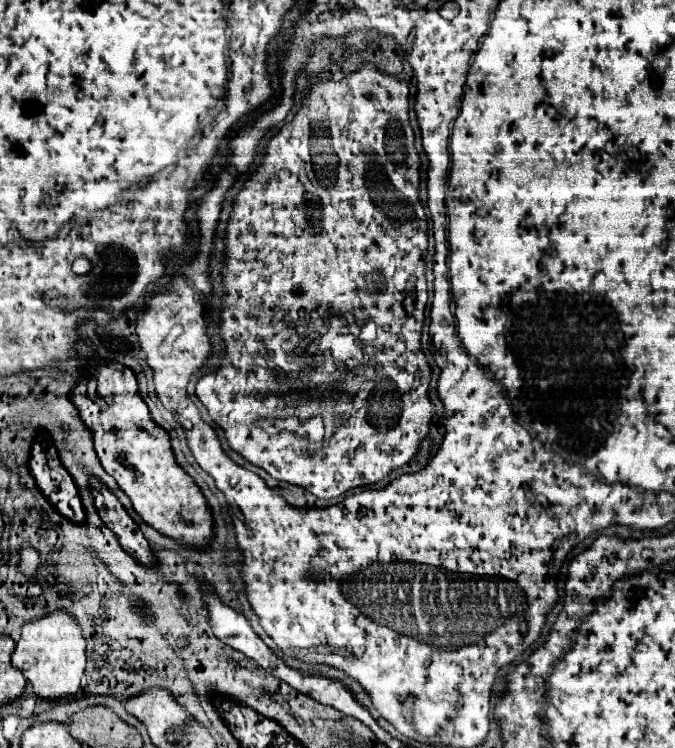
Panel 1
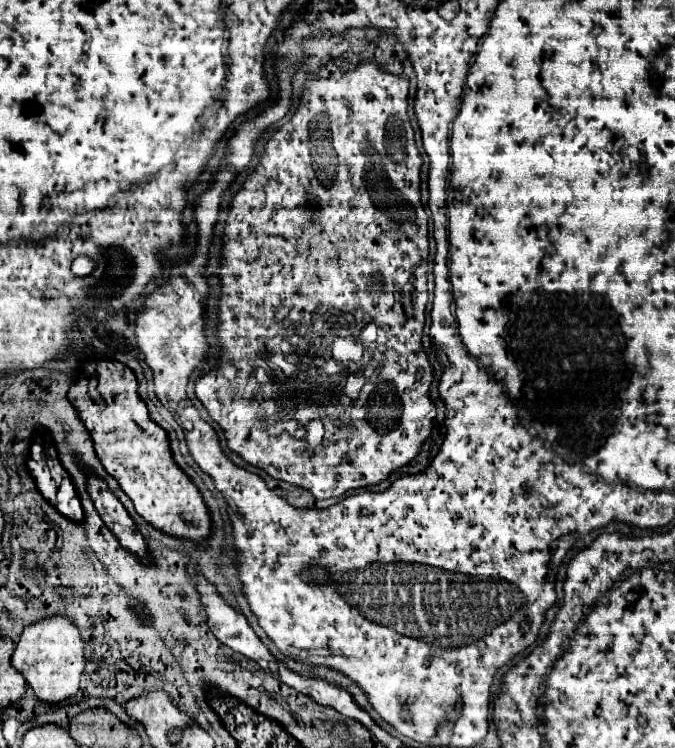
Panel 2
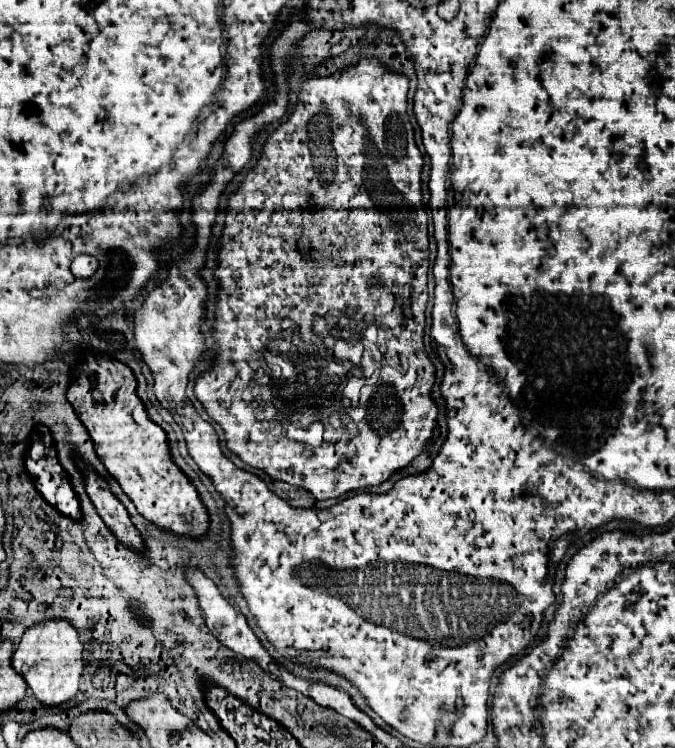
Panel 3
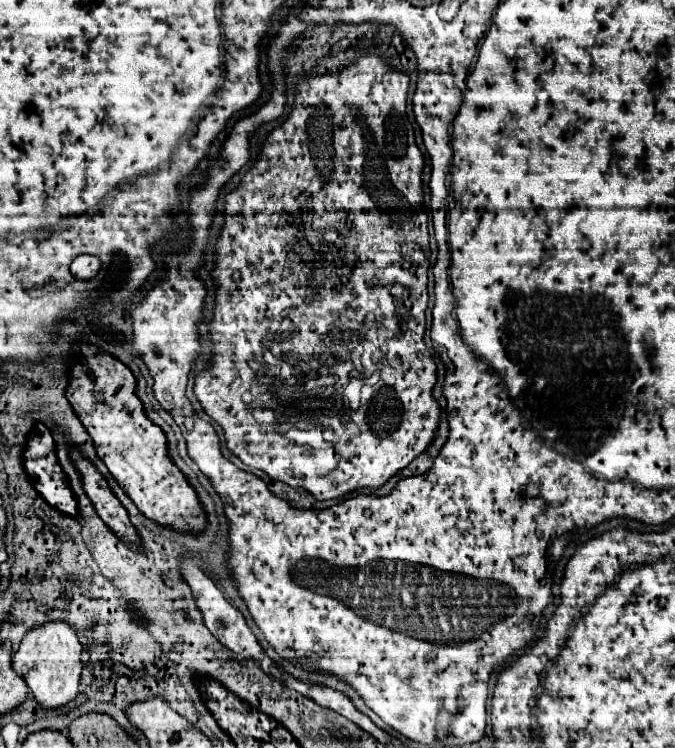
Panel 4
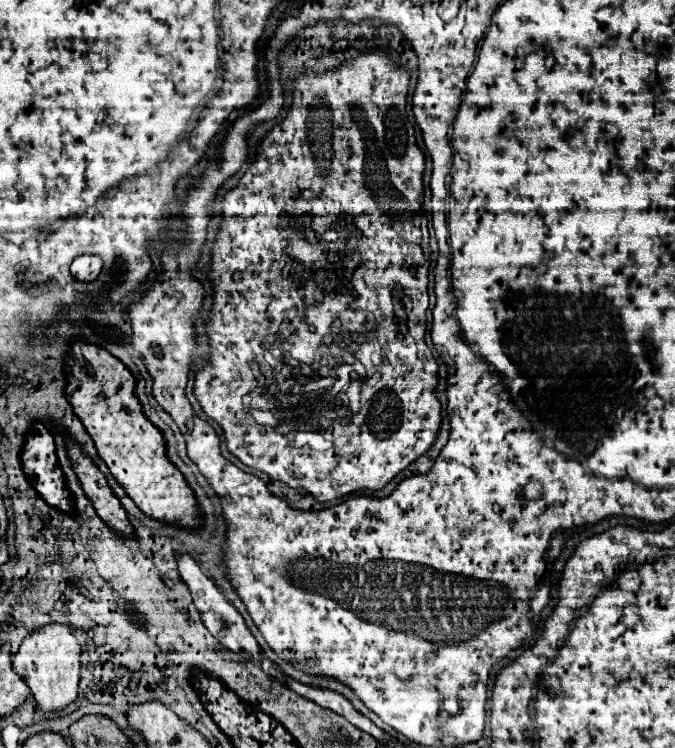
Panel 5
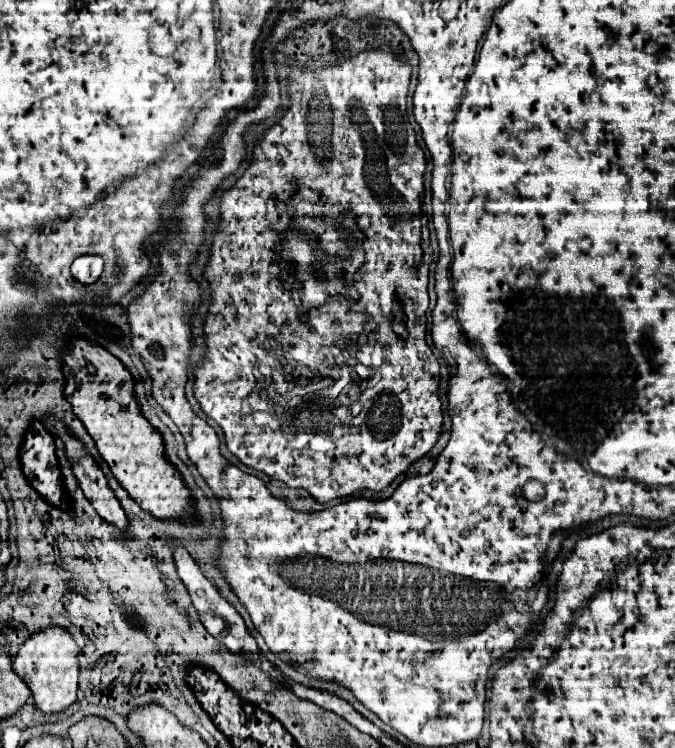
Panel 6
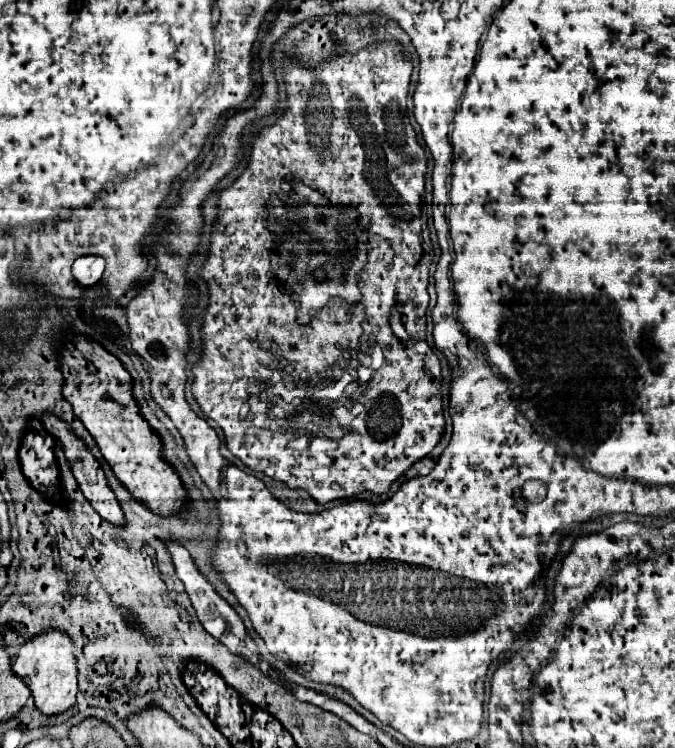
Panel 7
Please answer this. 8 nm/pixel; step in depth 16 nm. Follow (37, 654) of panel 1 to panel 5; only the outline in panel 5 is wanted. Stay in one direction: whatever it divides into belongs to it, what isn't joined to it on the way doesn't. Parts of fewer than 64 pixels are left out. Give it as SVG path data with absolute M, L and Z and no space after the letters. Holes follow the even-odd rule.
M48 624L28 634L26 640L20 644L20 650L12 656L12 668L28 684L42 712L64 710L78 696L80 646L70 628L62 624Z

